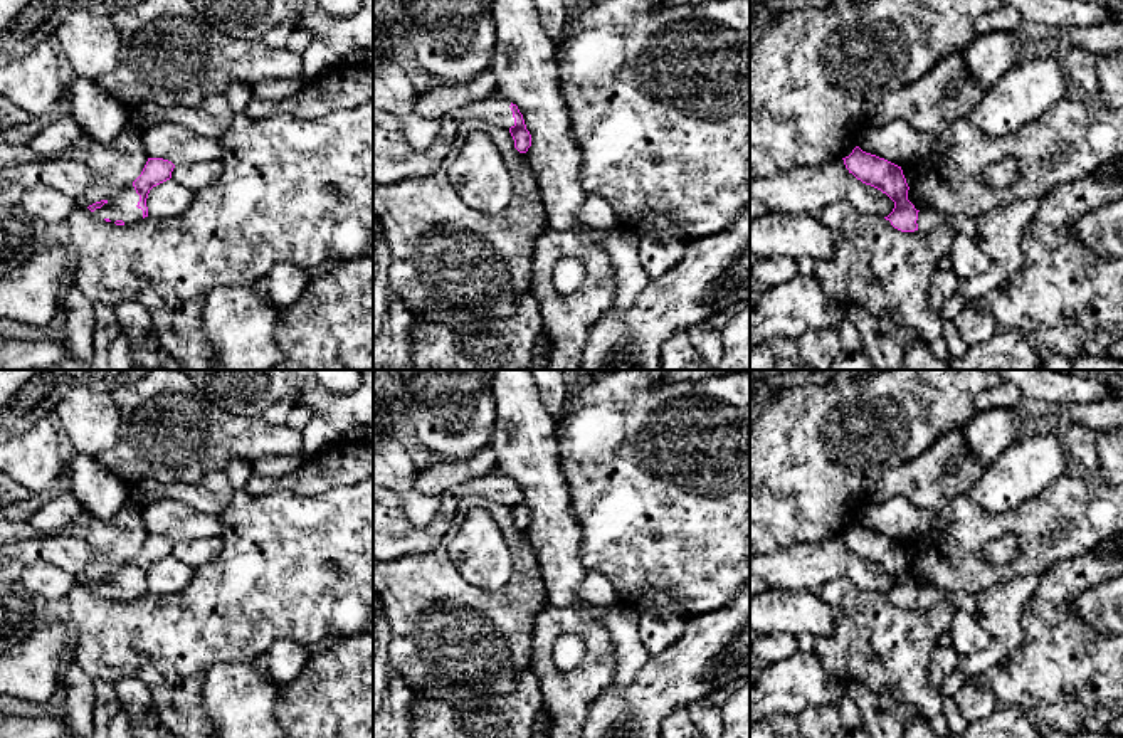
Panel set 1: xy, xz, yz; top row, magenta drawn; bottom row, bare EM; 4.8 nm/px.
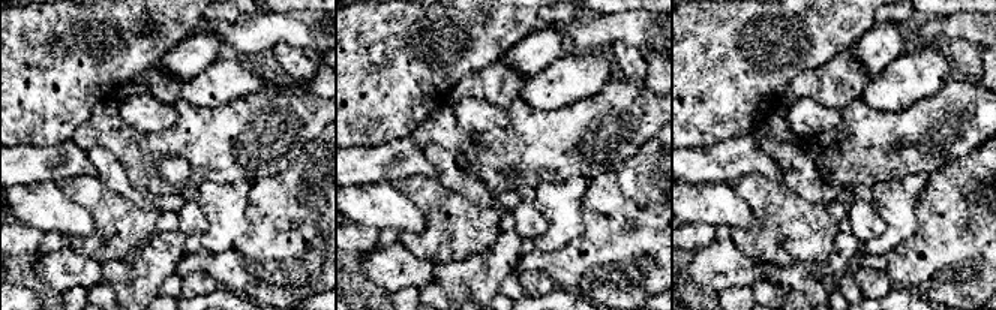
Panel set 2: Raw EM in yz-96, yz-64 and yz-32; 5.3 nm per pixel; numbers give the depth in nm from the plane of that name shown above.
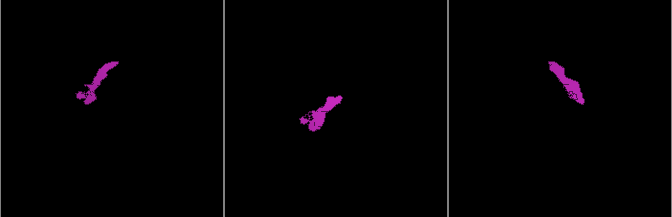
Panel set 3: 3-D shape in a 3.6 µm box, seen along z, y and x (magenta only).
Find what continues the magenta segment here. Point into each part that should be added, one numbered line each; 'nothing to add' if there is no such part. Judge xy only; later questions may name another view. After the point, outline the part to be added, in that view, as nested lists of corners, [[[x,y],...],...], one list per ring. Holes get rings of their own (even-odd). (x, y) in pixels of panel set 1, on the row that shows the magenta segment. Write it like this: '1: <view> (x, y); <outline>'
1: xy (121, 205); [[[126,185],[119,192],[113,193],[111,198],[92,213],[104,219],[109,219],[111,224],[123,220],[124,225],[136,224],[143,219],[143,210],[138,208],[140,195],[133,185]]]

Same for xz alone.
1: xz (394, 158); [[[493,96],[447,113],[440,118],[440,131],[425,153],[415,151],[400,129],[373,126],[373,182],[393,183],[435,171],[447,158],[464,121],[481,119],[509,129],[514,126],[509,106],[509,99]]]

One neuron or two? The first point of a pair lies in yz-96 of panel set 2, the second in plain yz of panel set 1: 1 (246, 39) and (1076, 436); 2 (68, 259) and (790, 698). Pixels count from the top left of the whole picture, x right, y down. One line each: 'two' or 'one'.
1: two
2: one

